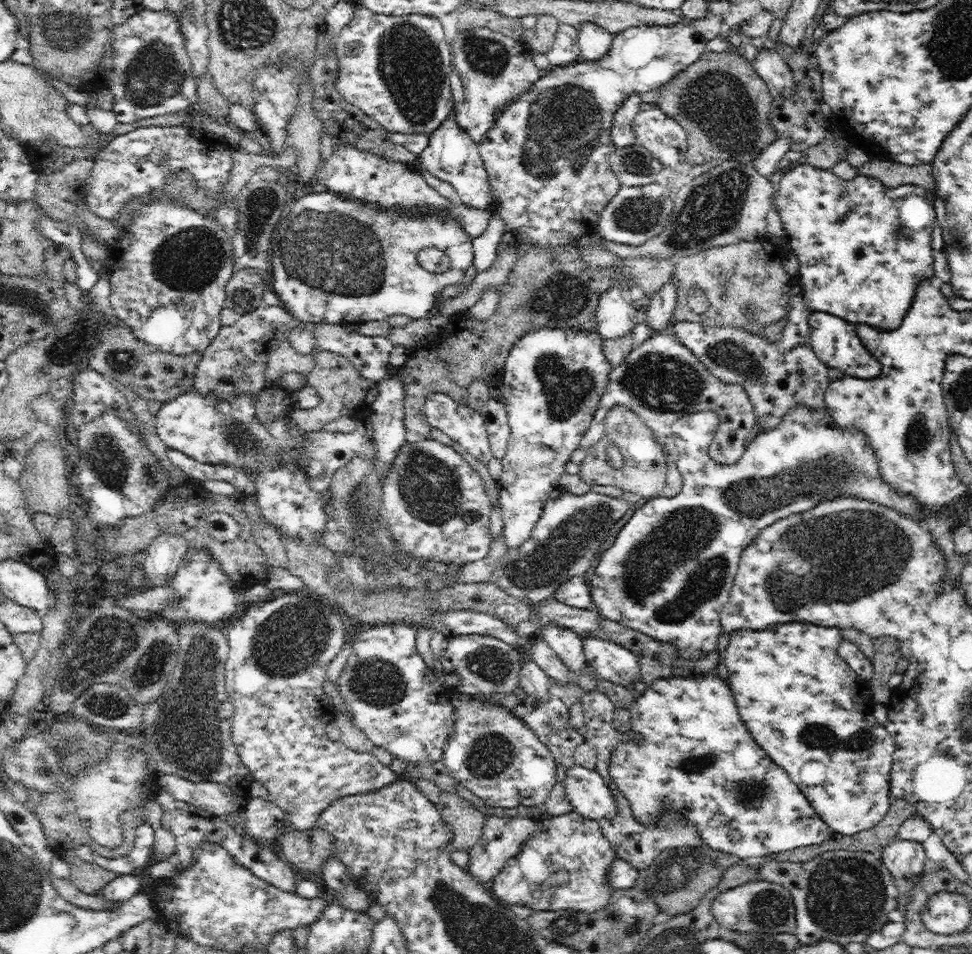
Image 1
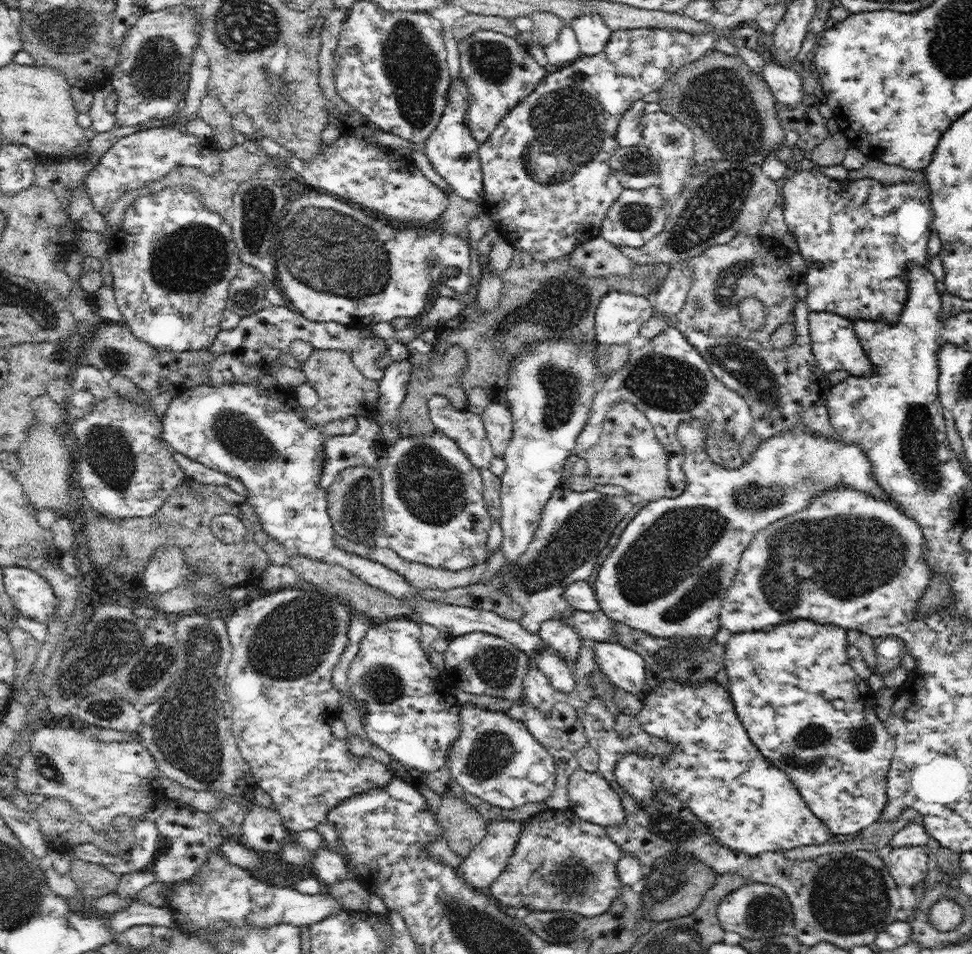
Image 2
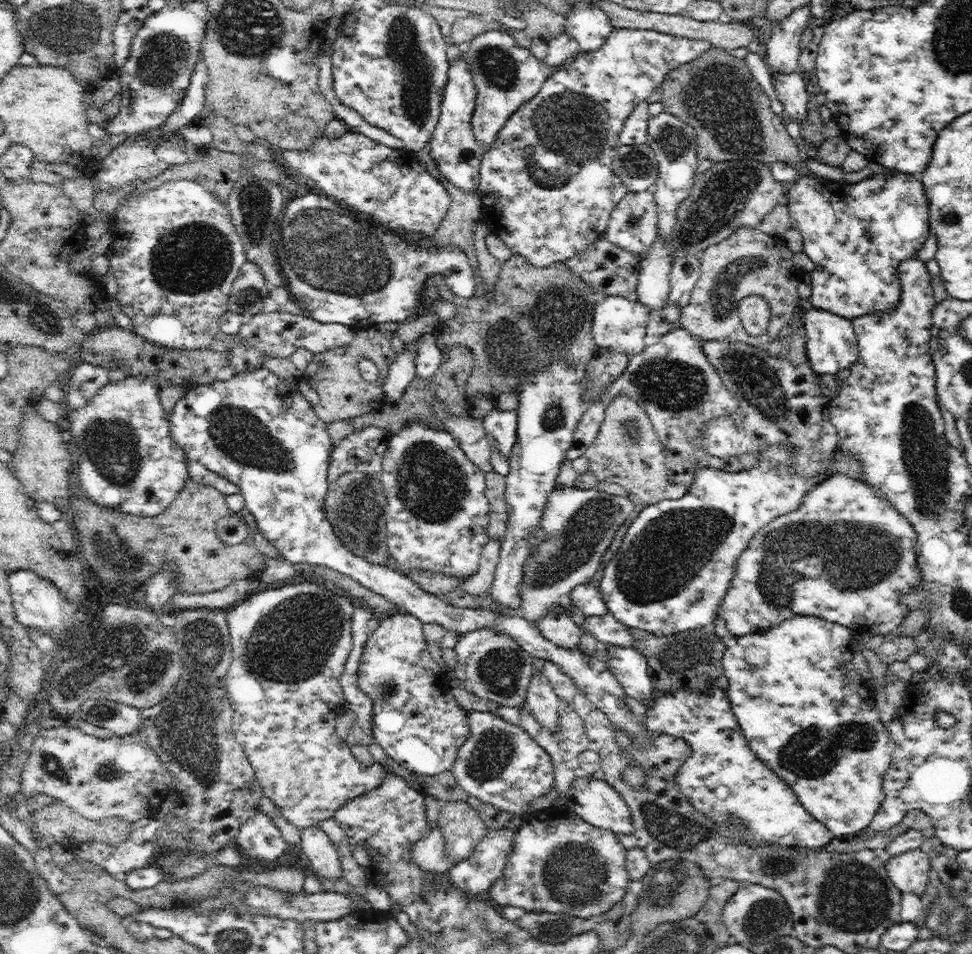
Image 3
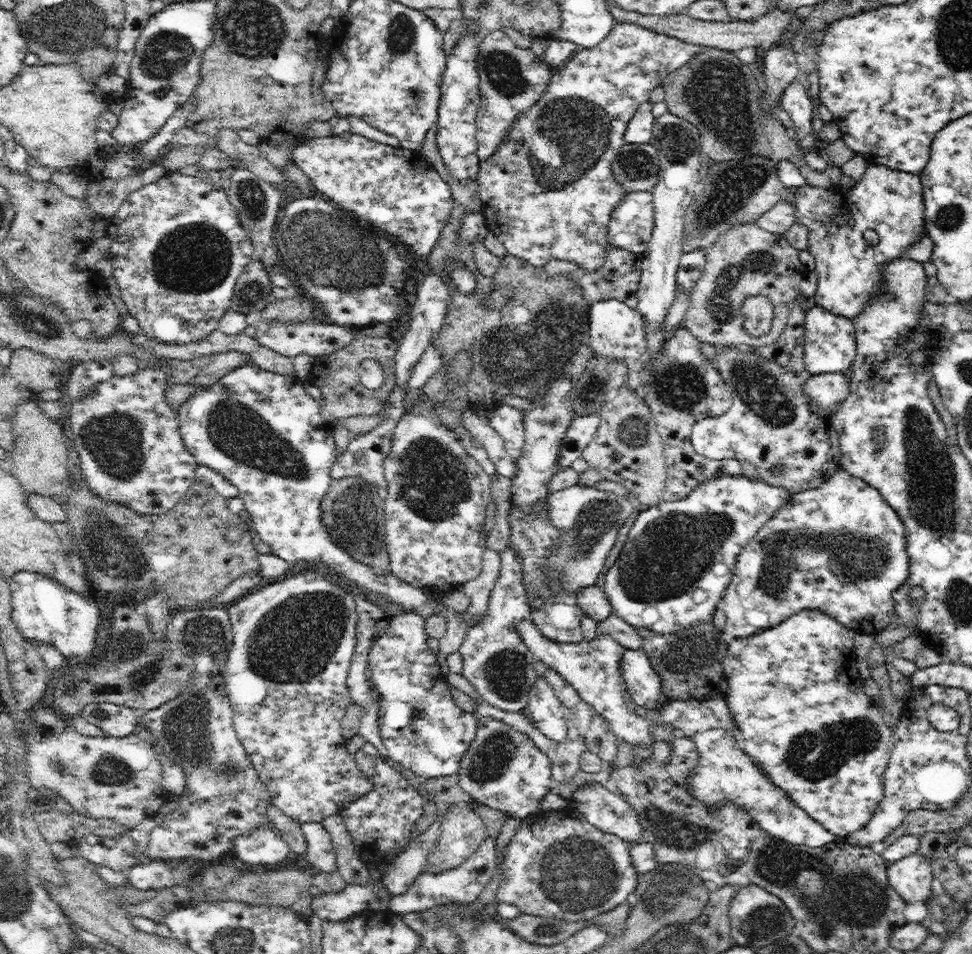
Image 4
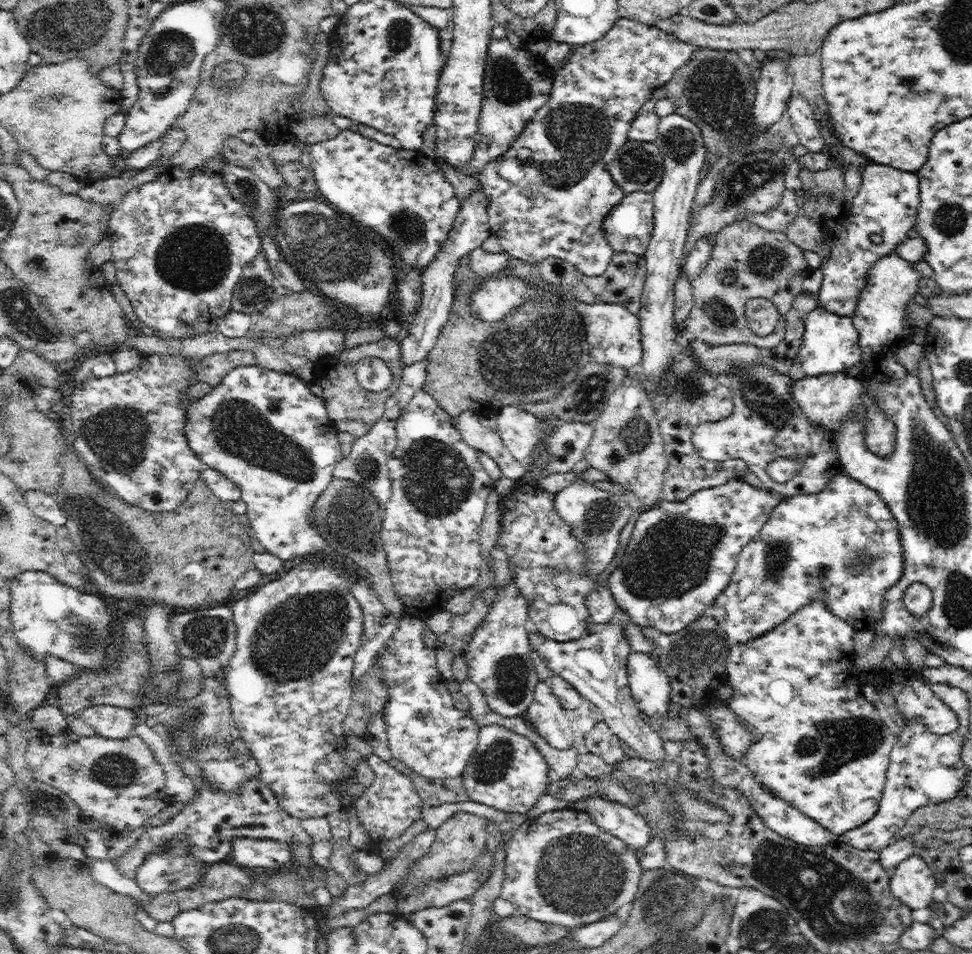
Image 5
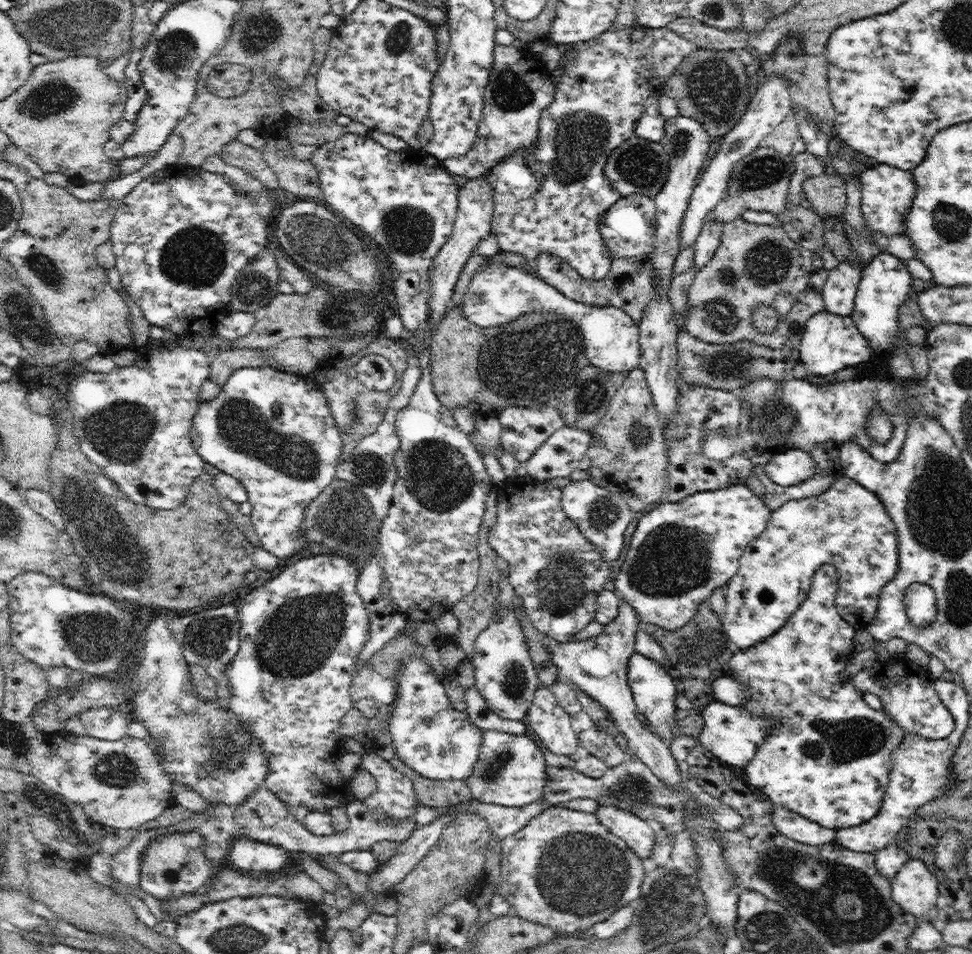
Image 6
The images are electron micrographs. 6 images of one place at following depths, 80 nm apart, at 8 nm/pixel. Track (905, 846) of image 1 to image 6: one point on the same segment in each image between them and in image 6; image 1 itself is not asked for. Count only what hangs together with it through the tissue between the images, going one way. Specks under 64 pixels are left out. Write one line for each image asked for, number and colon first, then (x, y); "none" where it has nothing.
2: (907, 864)
3: (909, 872)
4: (911, 876)
5: (912, 882)
6: (915, 888)

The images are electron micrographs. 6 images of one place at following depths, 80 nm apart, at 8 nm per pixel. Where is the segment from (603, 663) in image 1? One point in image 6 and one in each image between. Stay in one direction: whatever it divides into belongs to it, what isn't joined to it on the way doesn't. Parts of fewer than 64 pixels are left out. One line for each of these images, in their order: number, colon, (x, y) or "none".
2: (624, 668)
3: (629, 665)
4: (643, 683)
5: (650, 688)
6: (653, 689)

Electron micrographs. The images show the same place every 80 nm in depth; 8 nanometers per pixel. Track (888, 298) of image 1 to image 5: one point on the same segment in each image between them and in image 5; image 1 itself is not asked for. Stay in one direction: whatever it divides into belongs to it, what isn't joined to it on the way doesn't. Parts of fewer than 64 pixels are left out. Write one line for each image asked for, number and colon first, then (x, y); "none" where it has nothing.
2: (858, 236)
3: (853, 276)
4: (890, 202)
5: (887, 202)

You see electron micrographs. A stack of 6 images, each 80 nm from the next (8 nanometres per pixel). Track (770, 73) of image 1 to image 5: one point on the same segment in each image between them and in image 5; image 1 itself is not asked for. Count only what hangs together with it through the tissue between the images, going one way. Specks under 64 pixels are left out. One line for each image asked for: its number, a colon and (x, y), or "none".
2: (785, 84)
3: (790, 89)
4: (795, 101)
5: (802, 116)

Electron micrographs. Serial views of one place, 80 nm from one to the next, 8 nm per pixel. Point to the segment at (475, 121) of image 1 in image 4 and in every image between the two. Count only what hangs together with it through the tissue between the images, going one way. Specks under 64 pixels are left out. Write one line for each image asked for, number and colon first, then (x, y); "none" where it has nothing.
2: (499, 73)
3: (506, 76)
4: (512, 80)

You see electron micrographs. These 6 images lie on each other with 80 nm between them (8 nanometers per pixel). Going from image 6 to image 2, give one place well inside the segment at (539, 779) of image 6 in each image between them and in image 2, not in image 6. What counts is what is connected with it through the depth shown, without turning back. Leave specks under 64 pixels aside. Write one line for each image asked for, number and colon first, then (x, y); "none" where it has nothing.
2: (496, 758)
3: (500, 763)
4: (503, 768)
5: (506, 771)

